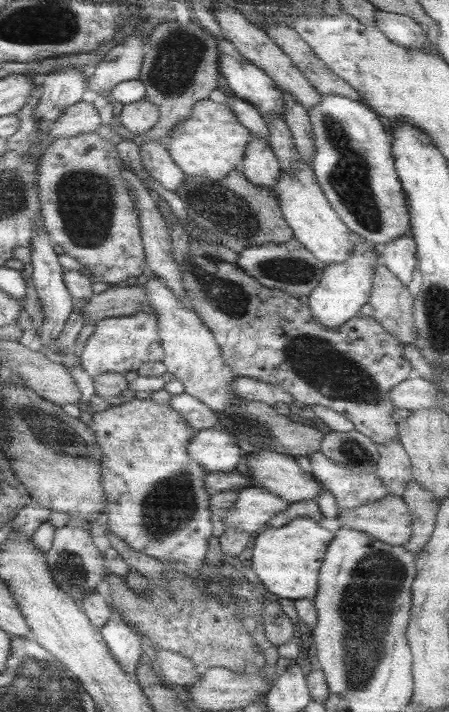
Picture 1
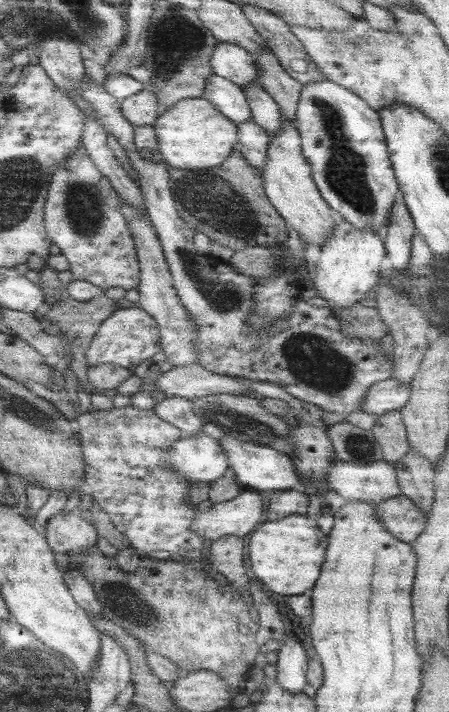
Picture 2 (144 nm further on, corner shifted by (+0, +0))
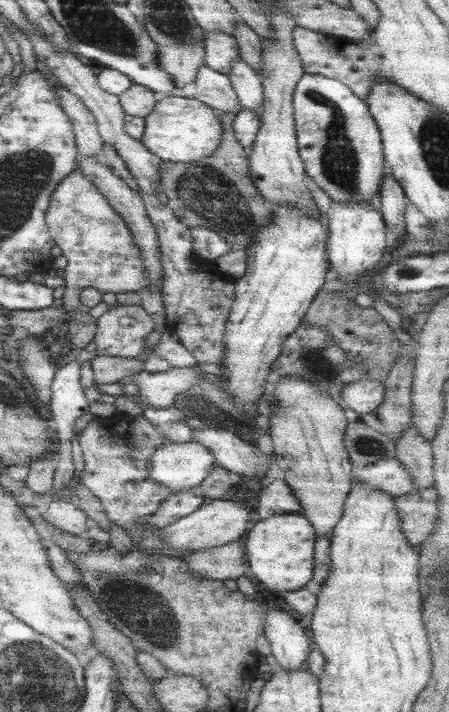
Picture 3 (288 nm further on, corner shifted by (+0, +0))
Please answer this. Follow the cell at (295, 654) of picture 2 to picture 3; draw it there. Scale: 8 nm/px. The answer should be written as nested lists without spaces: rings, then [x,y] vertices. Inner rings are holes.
[[[265,610],[263,636],[271,646],[271,656],[277,660],[275,670],[295,672],[305,664],[311,652],[311,640],[301,626],[281,610]]]

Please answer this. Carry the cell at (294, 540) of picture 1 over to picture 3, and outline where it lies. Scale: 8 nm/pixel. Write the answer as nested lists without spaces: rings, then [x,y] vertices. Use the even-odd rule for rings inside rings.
[[[283,514],[259,520],[245,536],[245,560],[255,582],[263,584],[267,592],[285,592],[283,602],[297,614],[311,614],[317,604],[317,594],[305,590],[305,584],[313,580],[315,538],[311,522],[301,514]]]

